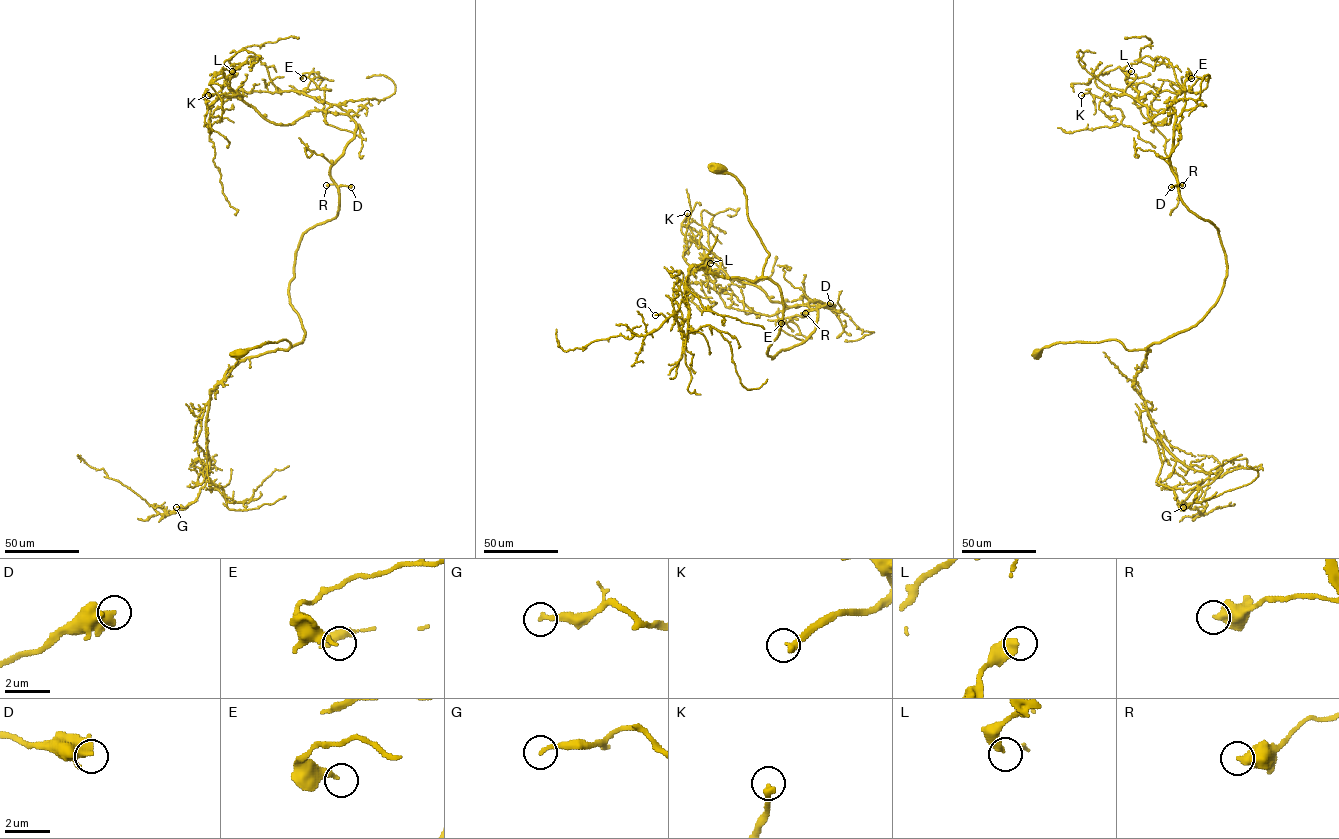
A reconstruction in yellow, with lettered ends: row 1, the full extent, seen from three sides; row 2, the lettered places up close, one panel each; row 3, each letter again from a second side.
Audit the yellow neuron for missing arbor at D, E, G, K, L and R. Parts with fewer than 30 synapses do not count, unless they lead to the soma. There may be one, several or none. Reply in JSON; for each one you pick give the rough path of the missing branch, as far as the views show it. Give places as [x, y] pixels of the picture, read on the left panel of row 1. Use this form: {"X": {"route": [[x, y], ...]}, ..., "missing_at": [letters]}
{"K": {"route": [[208, 95], [203, 104], [208, 109], [201, 102]]}, "missing_at": ["K"]}

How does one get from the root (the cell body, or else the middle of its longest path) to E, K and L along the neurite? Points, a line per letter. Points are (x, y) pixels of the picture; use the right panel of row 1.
E: (1038, 352), (1109, 340), (1145, 349), (1215, 303), (1226, 276), (1219, 231), (1183, 203), (1169, 159), (1191, 78)
K: (1038, 352), (1145, 349), (1226, 276), (1180, 197), (1175, 111), (1081, 95)
L: (1038, 352), (1145, 349), (1221, 292), (1219, 231), (1171, 167), (1175, 111), (1155, 124), (1131, 71)

